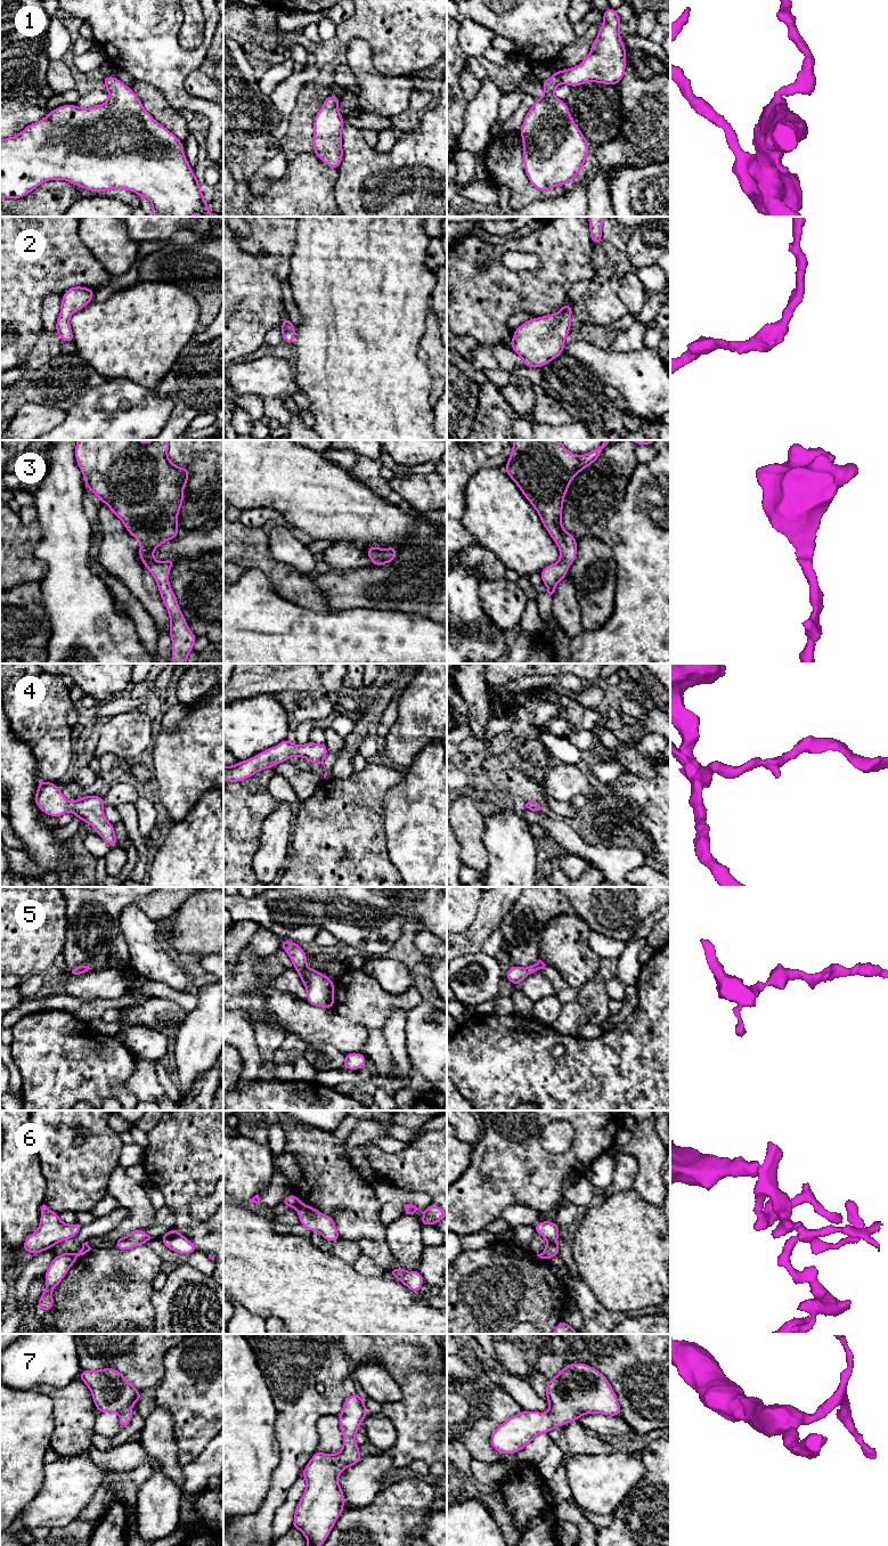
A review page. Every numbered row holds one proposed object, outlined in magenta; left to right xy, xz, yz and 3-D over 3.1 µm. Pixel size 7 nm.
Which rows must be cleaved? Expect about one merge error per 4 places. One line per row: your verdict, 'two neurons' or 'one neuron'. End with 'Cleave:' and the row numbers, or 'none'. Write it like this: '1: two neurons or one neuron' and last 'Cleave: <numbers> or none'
1: one neuron
2: one neuron
3: one neuron
4: one neuron
5: one neuron
6: two neurons
7: one neuron
Cleave: 6

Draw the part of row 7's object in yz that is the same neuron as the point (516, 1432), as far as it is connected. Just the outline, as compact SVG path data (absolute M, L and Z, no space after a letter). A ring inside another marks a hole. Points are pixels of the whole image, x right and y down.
M575 1362L563 1367L546 1384L548 1413L522 1410L502 1423L490 1445L500 1454L515 1454L538 1434L578 1421L586 1414L620 1416L621 1408L609 1380L594 1367Z

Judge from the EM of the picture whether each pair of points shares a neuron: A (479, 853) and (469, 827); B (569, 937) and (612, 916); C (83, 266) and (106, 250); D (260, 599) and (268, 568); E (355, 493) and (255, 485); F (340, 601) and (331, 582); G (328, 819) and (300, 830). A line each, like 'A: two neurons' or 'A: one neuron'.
A: one neuron
B: two neurons
C: two neurons
D: two neurons
E: one neuron
F: one neuron
G: one neuron

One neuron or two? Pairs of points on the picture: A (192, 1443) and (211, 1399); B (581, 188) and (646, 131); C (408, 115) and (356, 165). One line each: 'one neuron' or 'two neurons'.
A: one neuron
B: two neurons
C: two neurons

